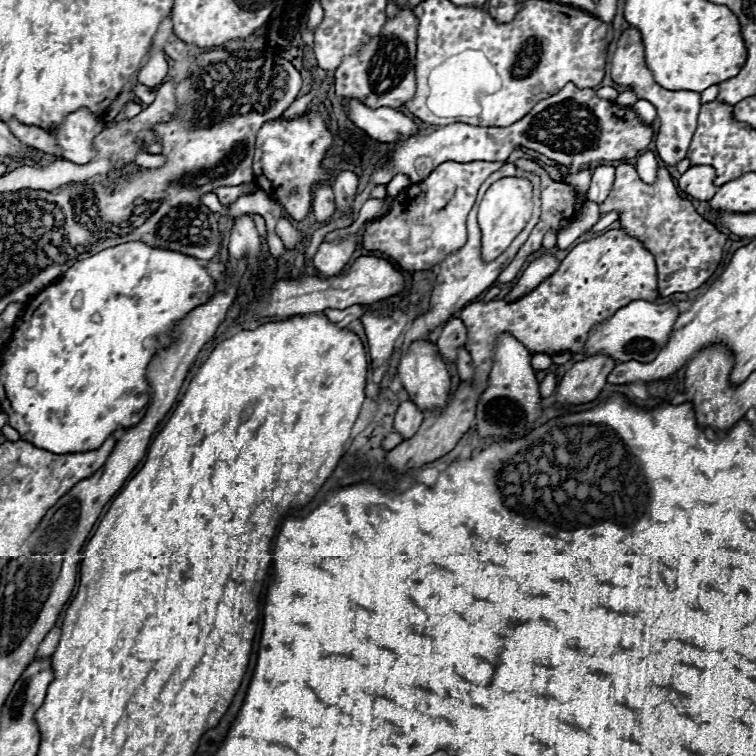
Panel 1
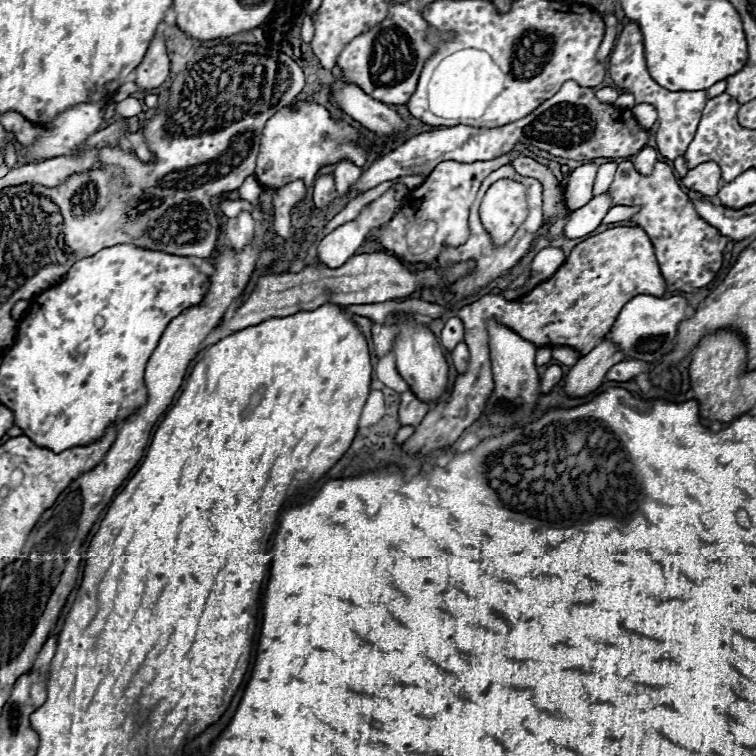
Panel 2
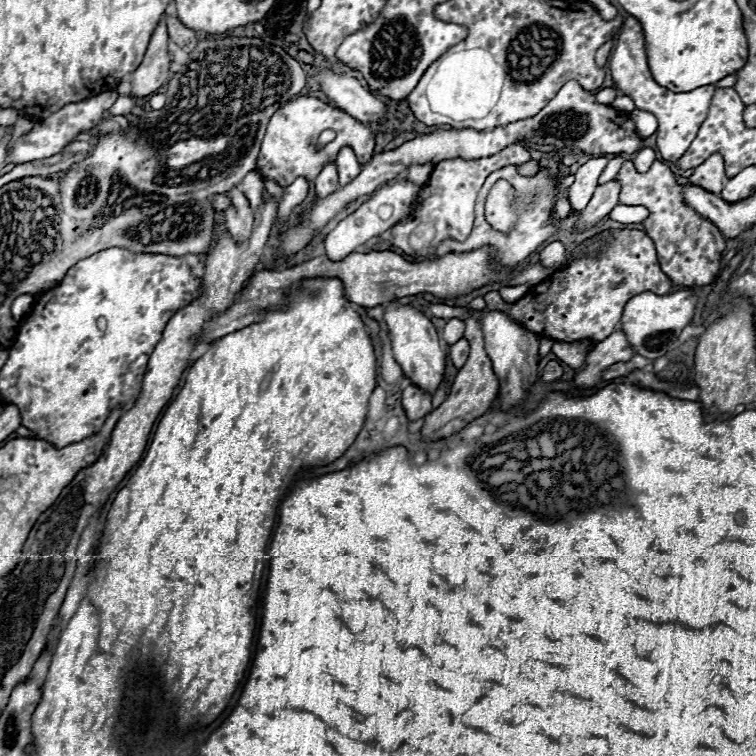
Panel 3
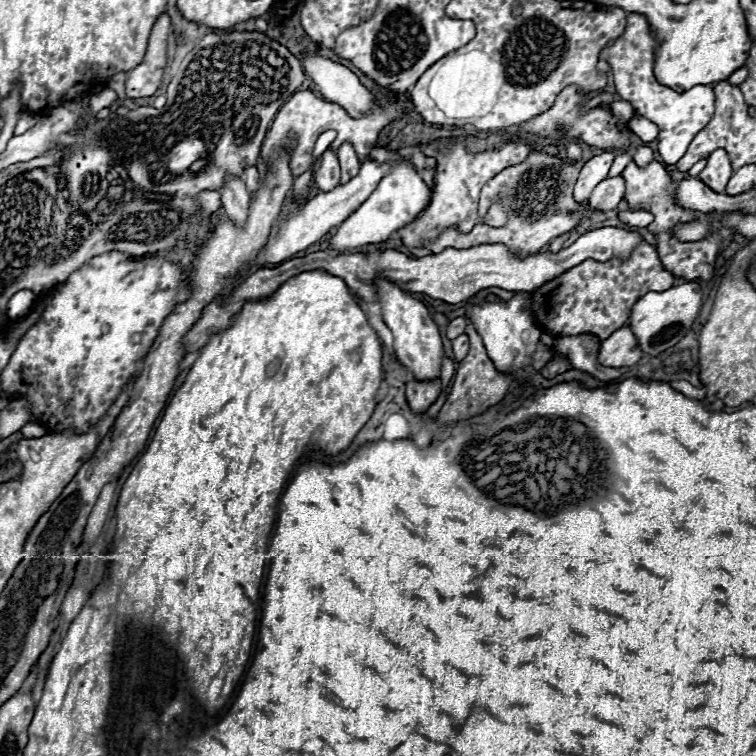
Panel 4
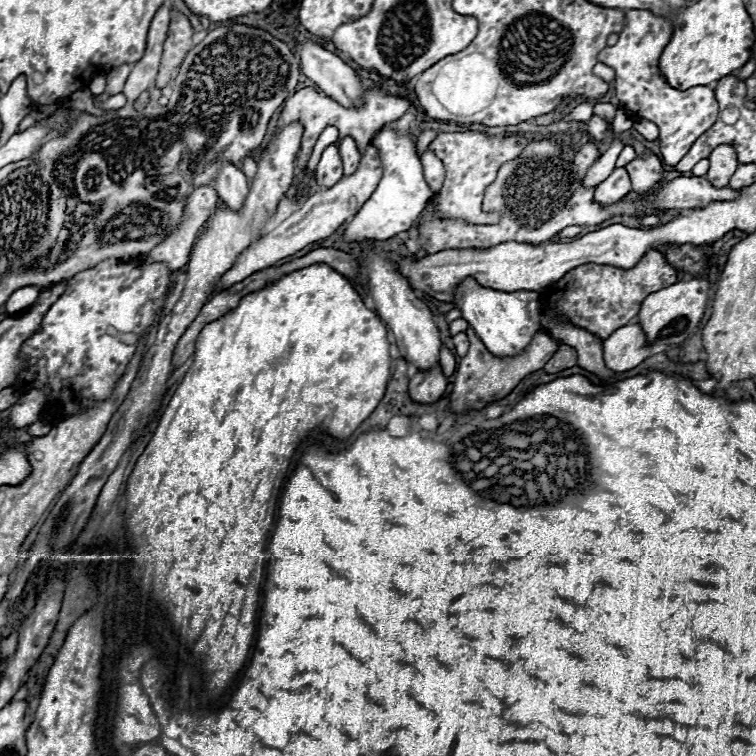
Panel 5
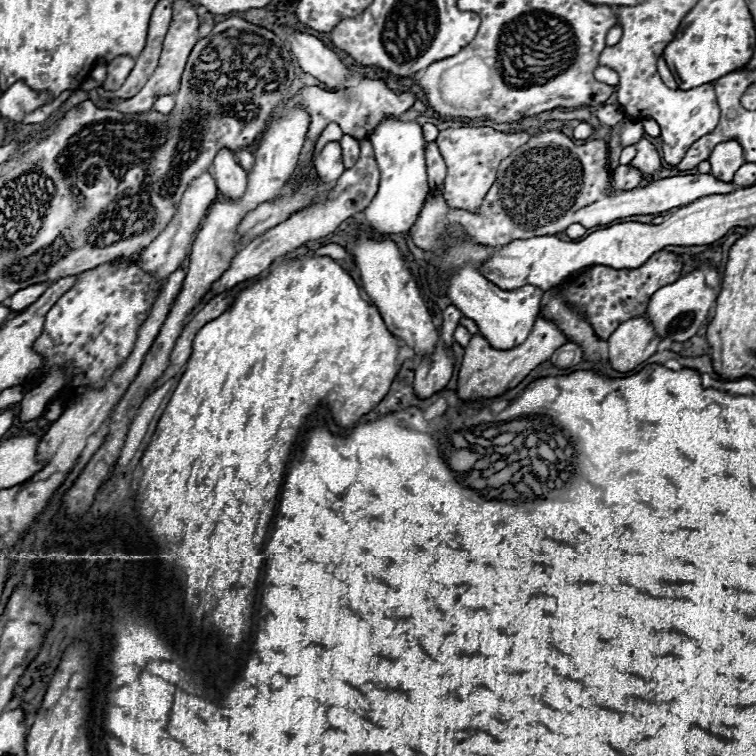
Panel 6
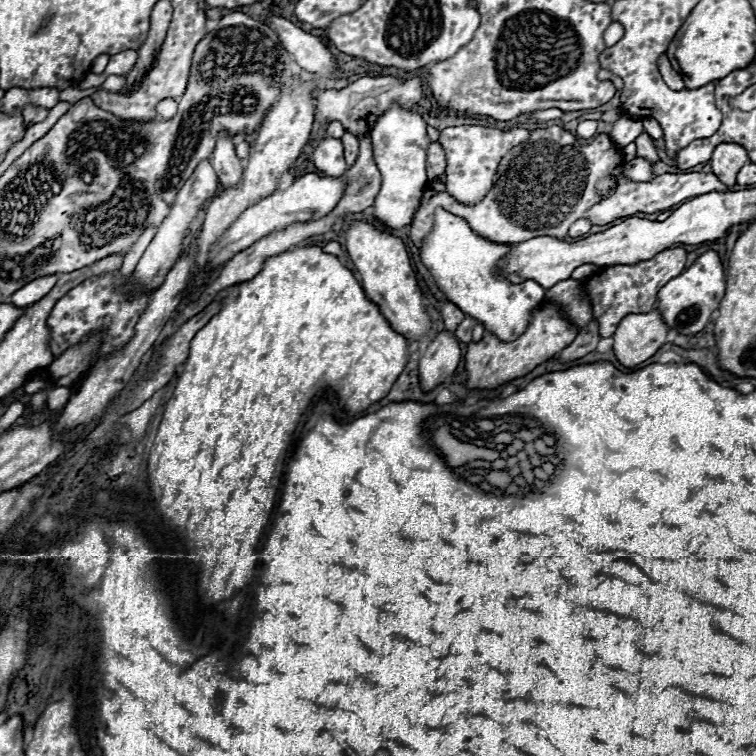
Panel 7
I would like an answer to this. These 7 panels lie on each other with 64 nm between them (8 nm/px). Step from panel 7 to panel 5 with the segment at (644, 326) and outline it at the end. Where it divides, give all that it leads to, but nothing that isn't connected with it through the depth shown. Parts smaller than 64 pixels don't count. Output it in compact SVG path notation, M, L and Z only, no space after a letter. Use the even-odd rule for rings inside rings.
M630 322L604 340L604 362L614 372L626 372L642 364L652 352L640 324Z

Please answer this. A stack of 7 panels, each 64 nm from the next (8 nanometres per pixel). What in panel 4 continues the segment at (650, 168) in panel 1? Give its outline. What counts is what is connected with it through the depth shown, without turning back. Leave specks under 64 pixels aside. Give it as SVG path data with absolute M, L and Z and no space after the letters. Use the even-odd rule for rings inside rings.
M638 146L634 150L634 162L638 166L646 166L650 160L654 160L654 154L652 154L652 150L648 146Z

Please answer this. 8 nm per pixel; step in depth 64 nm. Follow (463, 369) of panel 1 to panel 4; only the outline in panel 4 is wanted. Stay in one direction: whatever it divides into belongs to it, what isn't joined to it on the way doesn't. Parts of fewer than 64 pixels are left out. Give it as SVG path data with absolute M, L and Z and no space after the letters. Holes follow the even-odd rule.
M460 334L458 338L454 338L452 340L452 348L454 348L454 360L460 362L468 354L468 336Z

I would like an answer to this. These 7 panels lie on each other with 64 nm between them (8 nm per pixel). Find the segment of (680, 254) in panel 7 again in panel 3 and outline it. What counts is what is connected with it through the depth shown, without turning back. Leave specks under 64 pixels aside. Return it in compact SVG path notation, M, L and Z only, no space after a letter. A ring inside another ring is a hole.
M610 230L610 234L614 240L598 258L584 256L568 268L554 272L512 306L506 304L498 292L488 292L484 296L486 310L504 310L524 324L526 330L536 332L538 336L550 336L558 342L574 342L580 338L590 338L592 342L604 340L616 330L630 298L646 290L662 294L672 288L672 280L660 270L656 260L654 242L644 232L630 230L622 240L618 240L618 230Z

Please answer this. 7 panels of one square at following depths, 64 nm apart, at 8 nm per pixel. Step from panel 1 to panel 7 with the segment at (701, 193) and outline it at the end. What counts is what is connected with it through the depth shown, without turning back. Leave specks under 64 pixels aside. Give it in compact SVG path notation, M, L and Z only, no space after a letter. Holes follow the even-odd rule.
M720 144L716 146L712 158L710 158L710 166L712 172L722 180L722 184L726 186L734 186L736 184L736 174L740 172L740 168L744 164L748 164L748 152L740 146L740 144Z

